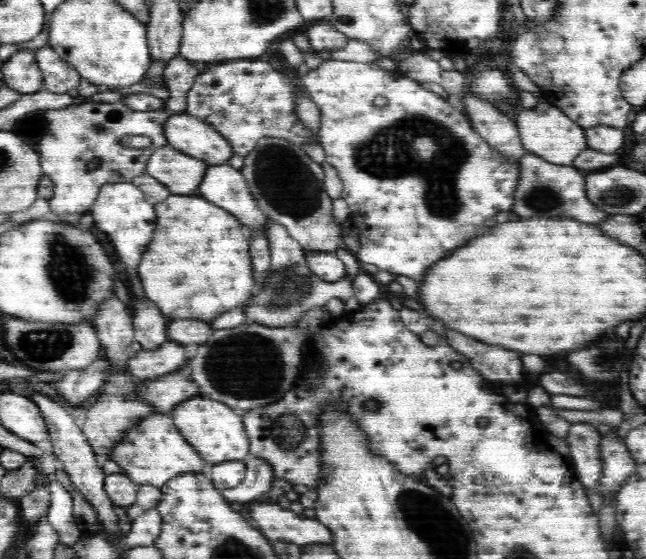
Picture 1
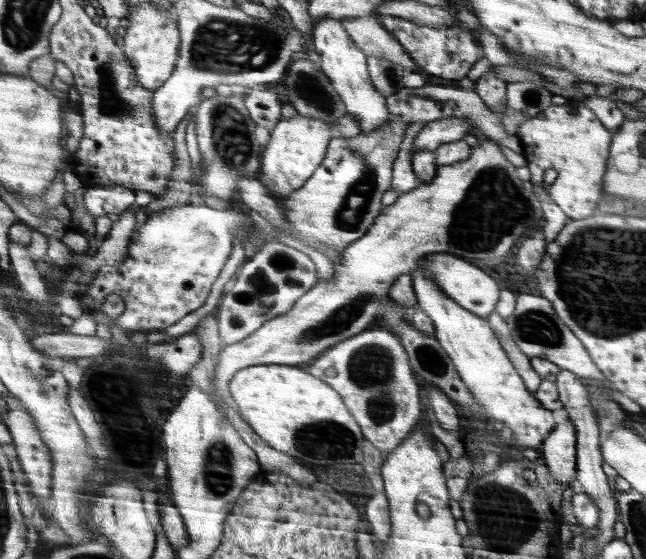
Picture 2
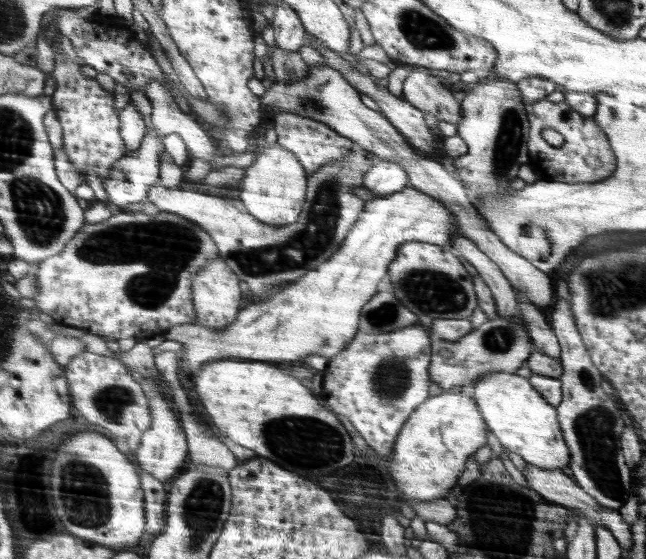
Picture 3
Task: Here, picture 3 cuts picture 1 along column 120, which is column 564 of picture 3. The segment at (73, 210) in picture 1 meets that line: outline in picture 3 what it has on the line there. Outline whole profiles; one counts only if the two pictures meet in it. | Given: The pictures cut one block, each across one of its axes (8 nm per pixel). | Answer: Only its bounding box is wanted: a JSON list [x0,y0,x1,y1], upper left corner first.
[527,100,617,184]

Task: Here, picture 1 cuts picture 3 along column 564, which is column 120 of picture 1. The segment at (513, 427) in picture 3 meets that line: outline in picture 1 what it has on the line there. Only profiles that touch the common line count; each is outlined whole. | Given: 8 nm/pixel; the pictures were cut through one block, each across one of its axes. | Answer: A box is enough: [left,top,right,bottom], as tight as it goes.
[110,412,206,490]

